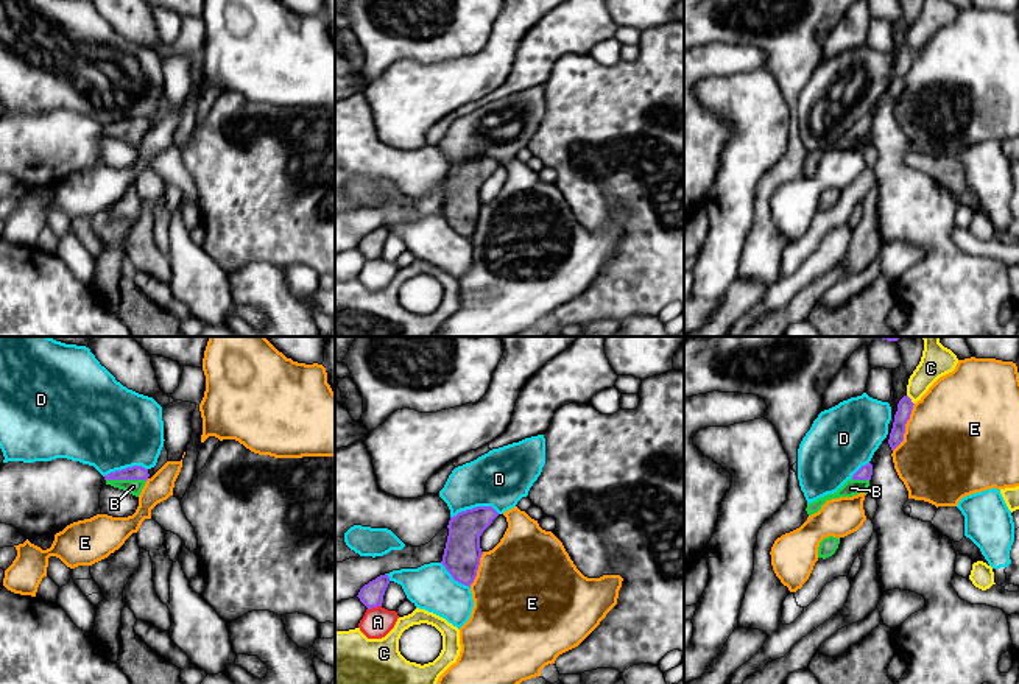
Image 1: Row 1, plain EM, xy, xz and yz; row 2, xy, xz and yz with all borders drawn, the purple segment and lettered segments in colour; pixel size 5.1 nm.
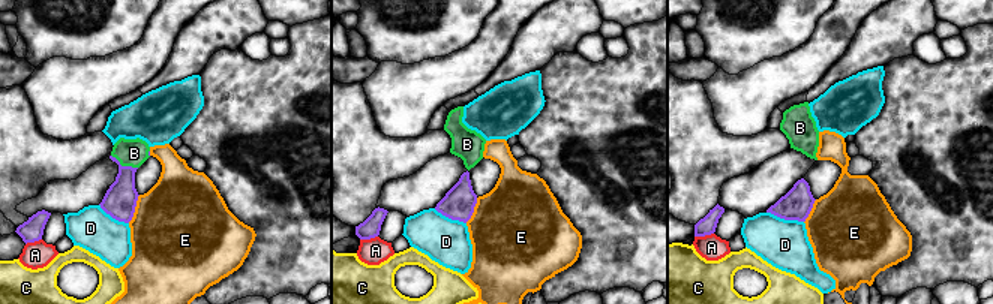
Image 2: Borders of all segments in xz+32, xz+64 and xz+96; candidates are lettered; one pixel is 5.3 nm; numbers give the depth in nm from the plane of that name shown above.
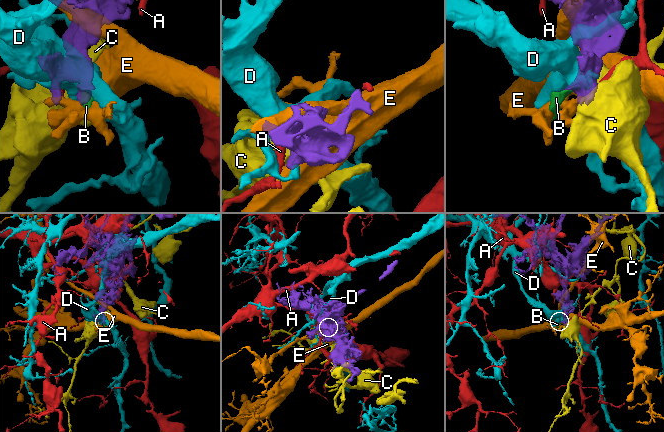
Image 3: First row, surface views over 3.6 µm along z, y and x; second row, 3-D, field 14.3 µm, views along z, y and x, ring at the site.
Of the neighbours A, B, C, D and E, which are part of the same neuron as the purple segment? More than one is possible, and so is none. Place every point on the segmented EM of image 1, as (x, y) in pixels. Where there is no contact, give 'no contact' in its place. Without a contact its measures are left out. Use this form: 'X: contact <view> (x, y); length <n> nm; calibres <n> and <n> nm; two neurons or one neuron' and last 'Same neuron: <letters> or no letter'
A: contact xz (374, 606); length 80 nm; calibres 120 and 160 nm; two neurons
B: contact xy (126, 479); length 200 nm; calibres 80 and 80 nm; one neuron
C: contact yz (910, 399); length 70 nm; calibres 80 and 160 nm; two neurons
D: contact xz (474, 508); length 260 nm; calibres 190 and 300 nm; two neurons
E: contact yz (904, 427); length 280 nm; calibres 80 and 480 nm; two neurons
Same neuron: B

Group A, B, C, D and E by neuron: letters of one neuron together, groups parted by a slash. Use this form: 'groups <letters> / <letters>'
groups A / B / C / D / E

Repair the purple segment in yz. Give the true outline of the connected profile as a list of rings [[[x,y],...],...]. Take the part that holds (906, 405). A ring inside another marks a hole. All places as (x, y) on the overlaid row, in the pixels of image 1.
[[[904,396],[897,404],[897,411],[894,414],[893,428],[888,439],[891,450],[894,450],[904,441],[905,424],[910,419],[913,405],[915,404],[908,396]]]

